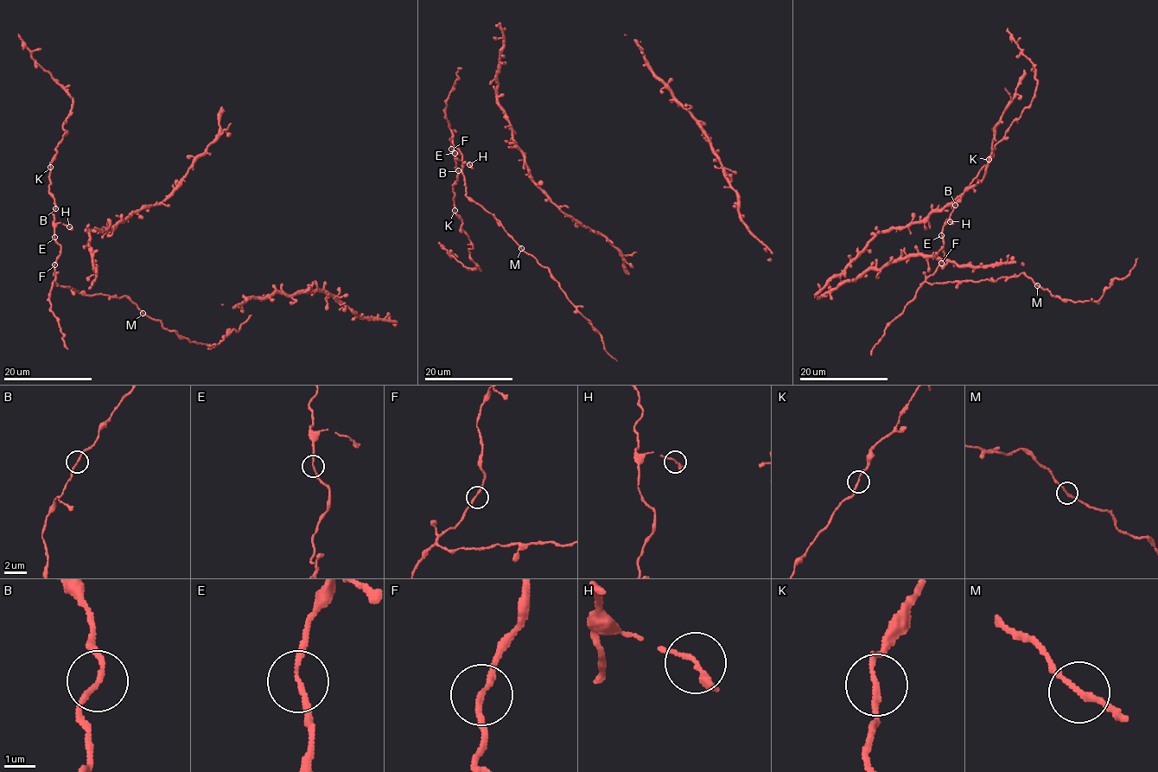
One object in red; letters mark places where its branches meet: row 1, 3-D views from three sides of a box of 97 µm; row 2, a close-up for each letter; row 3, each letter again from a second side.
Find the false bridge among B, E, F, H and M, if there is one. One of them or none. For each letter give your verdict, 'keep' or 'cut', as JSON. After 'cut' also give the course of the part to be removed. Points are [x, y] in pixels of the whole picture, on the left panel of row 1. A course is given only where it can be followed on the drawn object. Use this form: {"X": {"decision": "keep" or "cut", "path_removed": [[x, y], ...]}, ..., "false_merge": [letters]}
{"B": {"decision": "keep"}, "E": {"decision": "keep"}, "F": {"decision": "keep"}, "H": {"decision": "keep"}, "M": {"decision": "keep"}, "false_merge": []}

